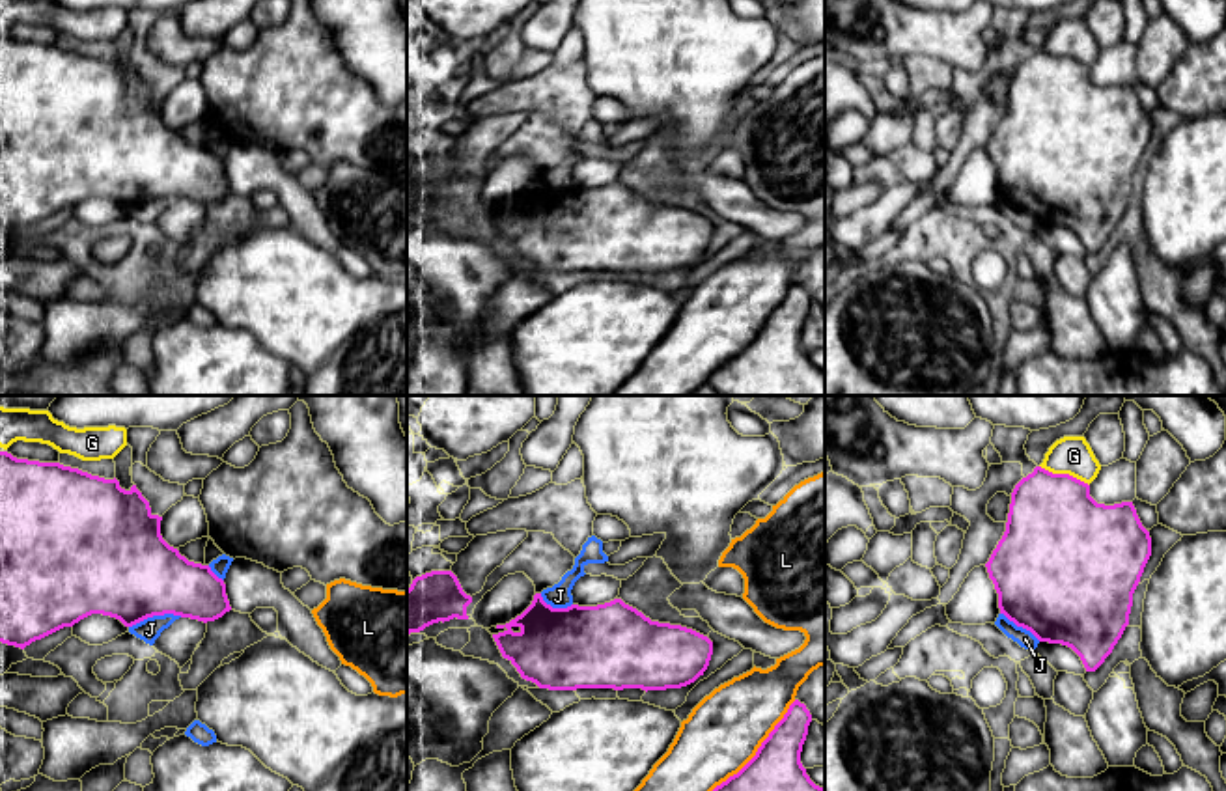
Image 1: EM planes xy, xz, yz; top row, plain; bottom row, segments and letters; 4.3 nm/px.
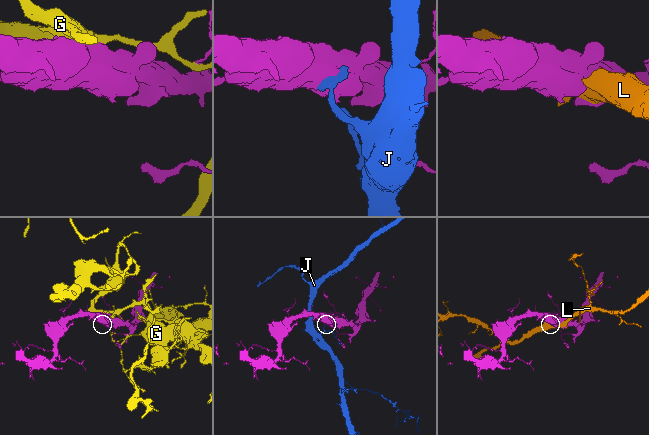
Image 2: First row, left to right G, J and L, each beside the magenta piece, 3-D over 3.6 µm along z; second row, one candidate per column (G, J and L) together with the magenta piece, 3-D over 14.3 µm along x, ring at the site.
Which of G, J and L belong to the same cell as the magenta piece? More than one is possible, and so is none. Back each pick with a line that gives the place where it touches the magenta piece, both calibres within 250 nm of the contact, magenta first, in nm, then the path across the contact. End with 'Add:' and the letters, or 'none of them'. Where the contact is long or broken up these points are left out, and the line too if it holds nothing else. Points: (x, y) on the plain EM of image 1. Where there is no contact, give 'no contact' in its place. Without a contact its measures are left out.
Add: none of them

